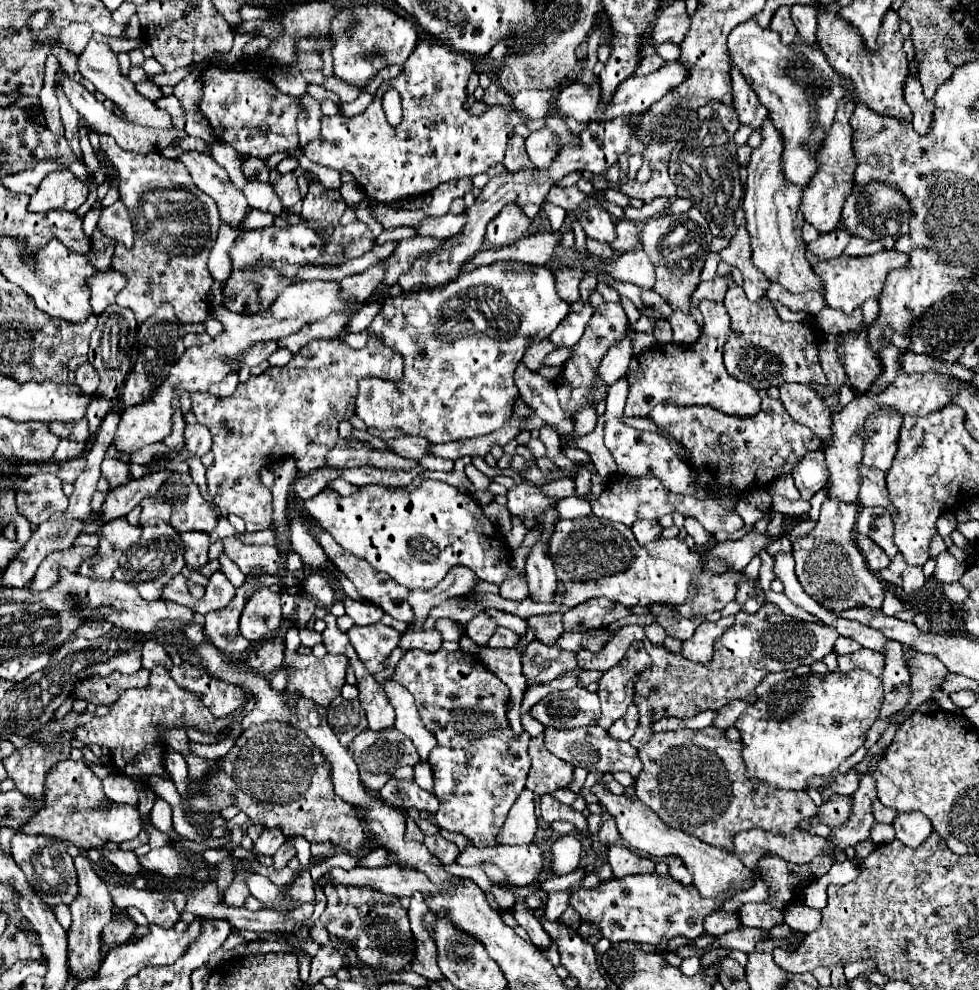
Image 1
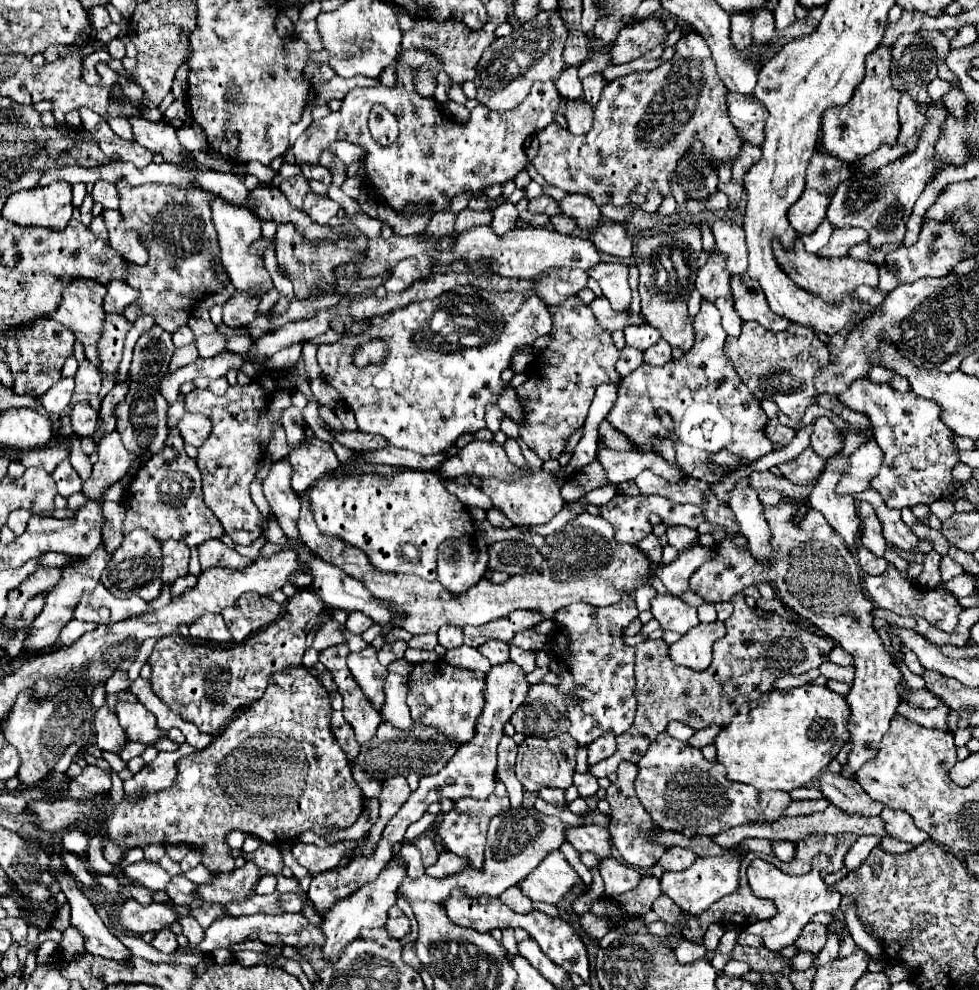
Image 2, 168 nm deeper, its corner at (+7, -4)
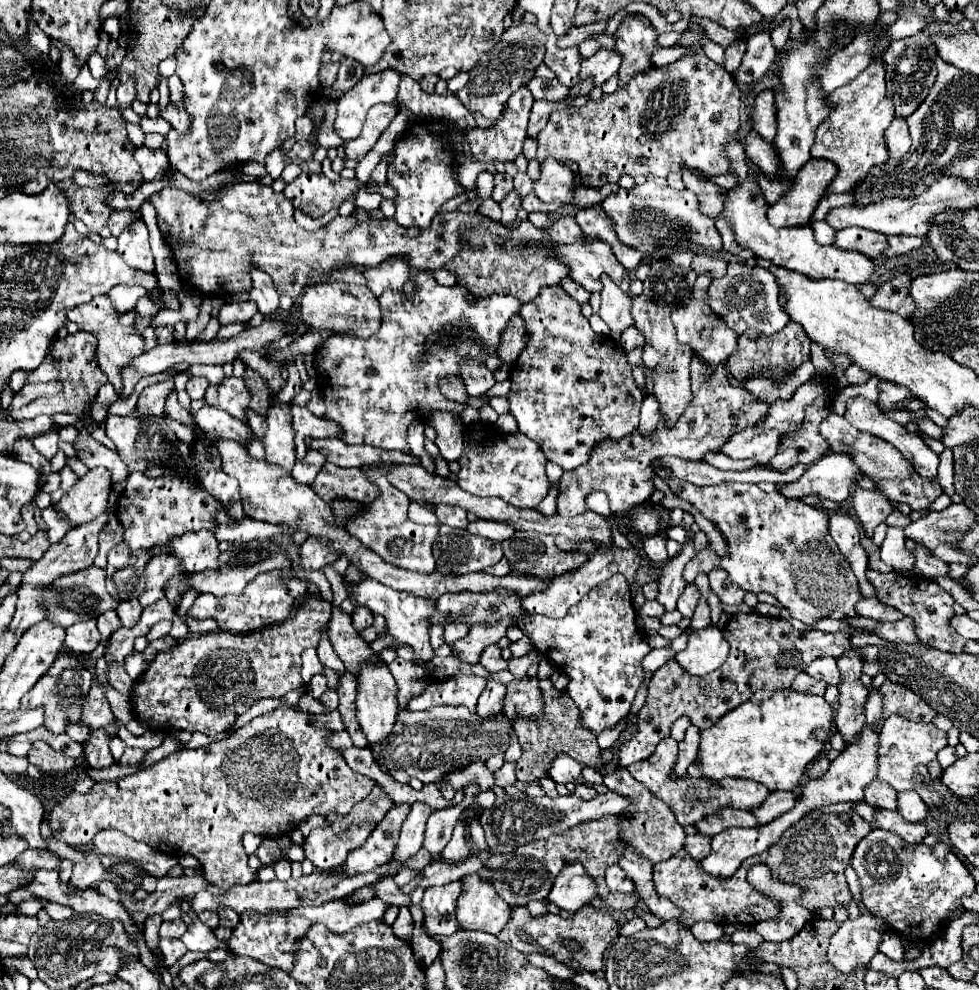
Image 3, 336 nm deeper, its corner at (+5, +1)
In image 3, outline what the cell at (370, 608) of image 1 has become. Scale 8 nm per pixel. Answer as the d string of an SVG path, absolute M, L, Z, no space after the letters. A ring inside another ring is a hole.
M355 607L351 619L353 619L355 629L361 631L361 629L365 629L365 627L371 627L371 623L373 623L373 613L371 613L367 607Z

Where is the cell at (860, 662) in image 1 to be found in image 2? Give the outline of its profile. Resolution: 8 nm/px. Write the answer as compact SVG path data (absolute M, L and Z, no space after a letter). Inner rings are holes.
M825 662L819 666L819 672L827 678L827 680L837 680L837 682L847 682L853 684L853 676L855 676L855 668L843 668L843 666L833 666L831 662Z

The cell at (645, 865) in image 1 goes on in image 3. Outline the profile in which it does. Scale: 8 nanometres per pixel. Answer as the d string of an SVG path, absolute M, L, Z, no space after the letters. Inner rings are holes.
M611 865L605 873L605 881L607 881L607 887L611 891L621 891L621 893L633 893L635 885L633 881L623 873L623 869L619 865Z

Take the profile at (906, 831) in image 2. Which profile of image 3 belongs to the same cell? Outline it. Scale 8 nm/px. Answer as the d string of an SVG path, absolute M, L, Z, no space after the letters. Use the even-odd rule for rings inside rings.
M905 791L897 797L897 813L911 823L923 823L929 809L915 791Z

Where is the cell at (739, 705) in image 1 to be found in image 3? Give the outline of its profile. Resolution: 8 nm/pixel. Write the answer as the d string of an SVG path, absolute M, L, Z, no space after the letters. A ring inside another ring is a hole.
M691 725L685 733L685 739L679 741L679 757L673 767L673 773L677 777L687 773L687 767L695 761L695 753L699 753L699 727Z

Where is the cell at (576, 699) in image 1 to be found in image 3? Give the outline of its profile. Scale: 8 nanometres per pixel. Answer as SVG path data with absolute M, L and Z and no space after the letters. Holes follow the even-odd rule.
M525 677L509 683L503 711L511 723L515 723L517 717L537 719L543 713L543 691L539 689L539 679Z

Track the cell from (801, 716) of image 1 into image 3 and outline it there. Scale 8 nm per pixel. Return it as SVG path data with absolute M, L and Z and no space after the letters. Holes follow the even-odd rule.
M777 689L777 691L755 691L743 705L725 713L713 727L701 731L701 747L697 759L703 763L703 775L711 779L741 777L753 779L767 785L771 791L795 791L805 767L821 755L829 737L833 735L833 707L821 695L807 695L795 689Z

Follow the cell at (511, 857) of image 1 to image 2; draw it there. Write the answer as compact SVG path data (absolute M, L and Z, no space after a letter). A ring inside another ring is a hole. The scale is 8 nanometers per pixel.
M557 850L547 854L537 866L537 870L529 874L523 882L519 882L519 888L531 900L559 904L565 898L565 894L571 892L579 882L579 874Z

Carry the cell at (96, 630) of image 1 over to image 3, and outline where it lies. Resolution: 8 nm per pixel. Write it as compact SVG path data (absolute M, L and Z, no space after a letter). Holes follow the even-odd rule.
M89 619L67 627L65 645L75 653L91 653L91 649L95 649L95 645L99 643L99 639L101 635L97 631L97 619Z

